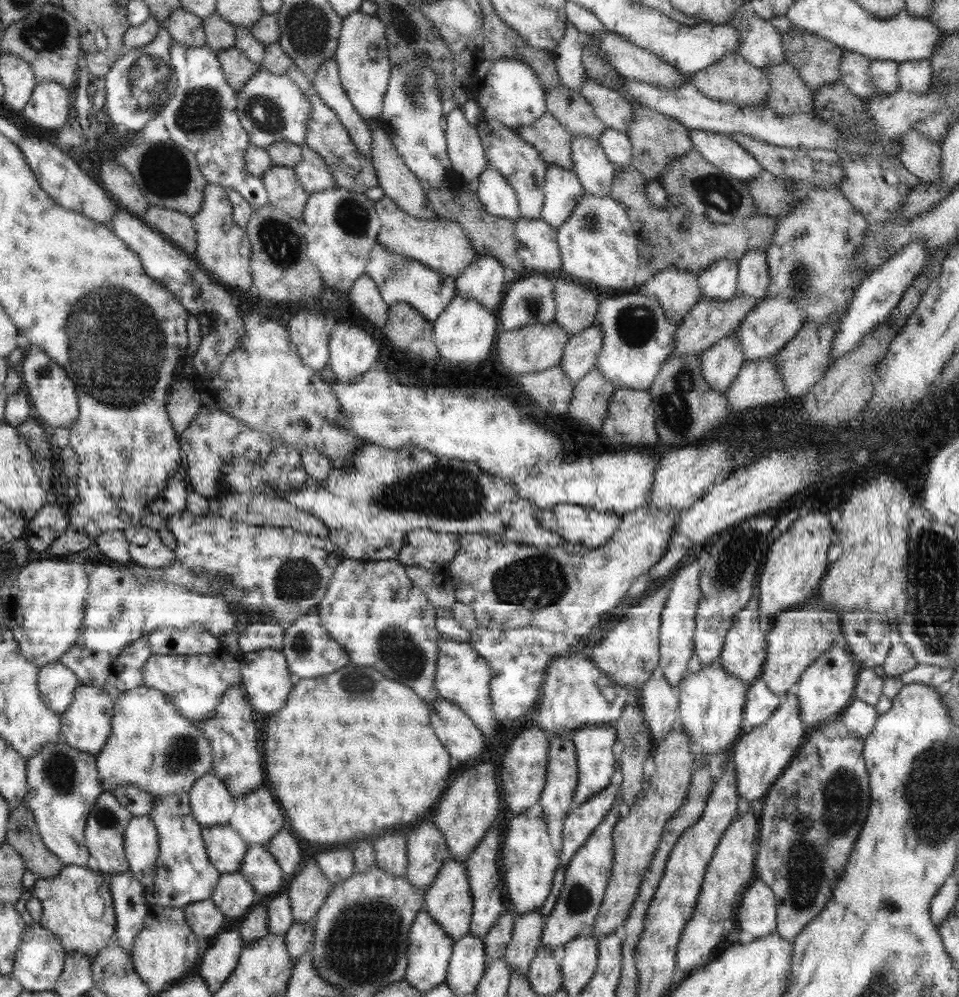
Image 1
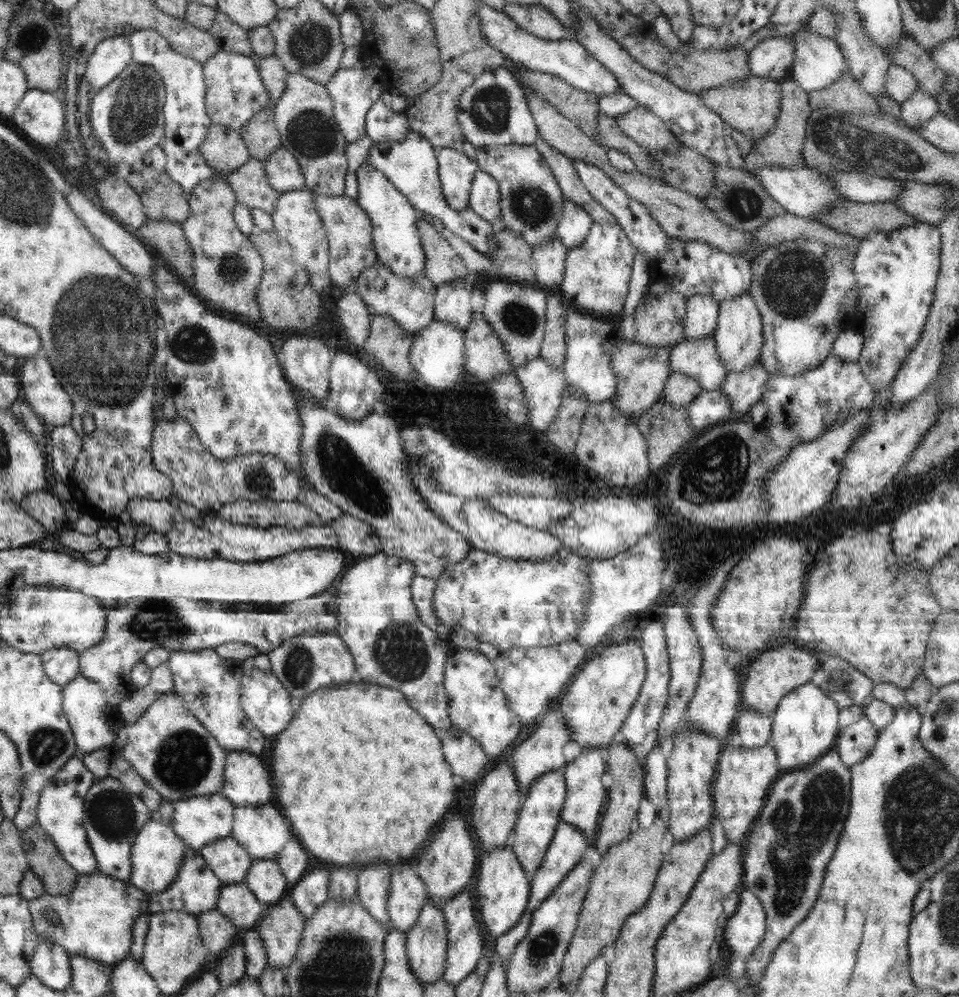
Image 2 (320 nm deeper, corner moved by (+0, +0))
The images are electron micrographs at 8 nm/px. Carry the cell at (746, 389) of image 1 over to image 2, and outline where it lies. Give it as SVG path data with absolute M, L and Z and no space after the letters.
M719 389L702 391L687 406L689 425L693 432L700 434L716 423L729 420L732 414L729 398Z

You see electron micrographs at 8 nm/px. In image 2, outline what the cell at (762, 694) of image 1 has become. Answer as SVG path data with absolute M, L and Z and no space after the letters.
M742 709L735 721L733 733L738 733L741 746L744 748L758 748L770 742L772 716L762 716L753 710Z

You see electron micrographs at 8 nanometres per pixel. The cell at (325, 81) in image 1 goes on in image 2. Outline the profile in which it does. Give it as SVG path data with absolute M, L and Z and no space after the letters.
M369 162L357 168L358 204L372 221L372 242L378 262L387 266L396 276L418 278L425 275L424 249L420 240L417 211L405 196Z

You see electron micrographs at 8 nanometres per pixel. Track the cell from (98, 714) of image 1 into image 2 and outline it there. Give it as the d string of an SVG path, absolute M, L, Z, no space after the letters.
M79 675L73 682L62 687L63 711L73 732L77 749L84 754L112 745L120 727L126 722L115 705L108 704L103 690L96 682Z

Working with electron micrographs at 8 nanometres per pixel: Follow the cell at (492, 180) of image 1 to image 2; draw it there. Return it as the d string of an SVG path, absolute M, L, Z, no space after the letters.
M475 172L469 192L469 208L487 220L494 230L505 227L500 213L499 184L487 172Z

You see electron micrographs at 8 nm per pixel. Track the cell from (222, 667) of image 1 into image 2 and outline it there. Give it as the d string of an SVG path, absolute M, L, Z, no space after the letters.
M215 649L172 651L166 663L172 672L173 692L223 749L227 752L245 750L258 756L262 754L265 736L246 718L242 710L243 664L234 659L222 658Z

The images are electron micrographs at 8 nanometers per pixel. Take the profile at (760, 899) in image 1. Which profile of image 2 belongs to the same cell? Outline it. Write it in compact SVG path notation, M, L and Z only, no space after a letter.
M741 888L738 890L739 901L734 914L723 922L721 932L722 941L730 946L732 954L740 956L743 961L747 961L754 949L762 942L766 932L766 915L760 899L752 894L751 890Z

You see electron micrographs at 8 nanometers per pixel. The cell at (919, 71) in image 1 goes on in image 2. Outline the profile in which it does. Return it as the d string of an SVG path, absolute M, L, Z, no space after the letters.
M916 86L914 95L901 104L902 122L910 129L922 127L938 112L937 98L926 94L920 89L920 86Z

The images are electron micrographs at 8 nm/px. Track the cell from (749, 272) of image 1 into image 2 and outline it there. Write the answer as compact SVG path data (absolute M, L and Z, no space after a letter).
M748 292L721 302L719 306L716 330L712 334L716 350L725 369L730 372L742 372L748 366L759 362L760 349L764 341L763 324L758 307Z

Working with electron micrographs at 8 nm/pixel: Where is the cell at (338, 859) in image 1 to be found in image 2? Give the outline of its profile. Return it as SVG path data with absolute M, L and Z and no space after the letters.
M330 867L308 870L305 875L294 885L291 899L294 906L306 920L310 918L317 908L329 900L328 887Z

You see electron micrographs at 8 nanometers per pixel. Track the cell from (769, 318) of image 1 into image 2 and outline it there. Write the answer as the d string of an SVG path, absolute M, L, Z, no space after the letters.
M713 335L674 345L670 351L669 367L672 373L695 378L706 392L718 389L728 374L716 350Z

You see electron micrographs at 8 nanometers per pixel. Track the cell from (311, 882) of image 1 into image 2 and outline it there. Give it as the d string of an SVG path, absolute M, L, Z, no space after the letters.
M291 898L282 899L267 908L254 927L262 938L267 967L286 968L293 961L305 922L306 918L300 914Z

